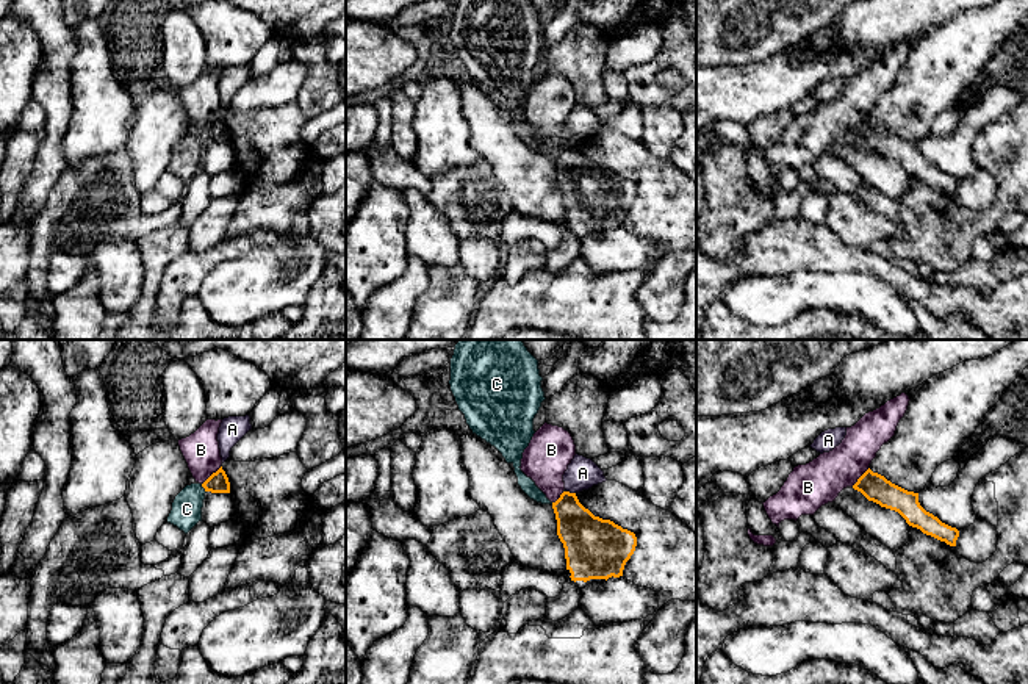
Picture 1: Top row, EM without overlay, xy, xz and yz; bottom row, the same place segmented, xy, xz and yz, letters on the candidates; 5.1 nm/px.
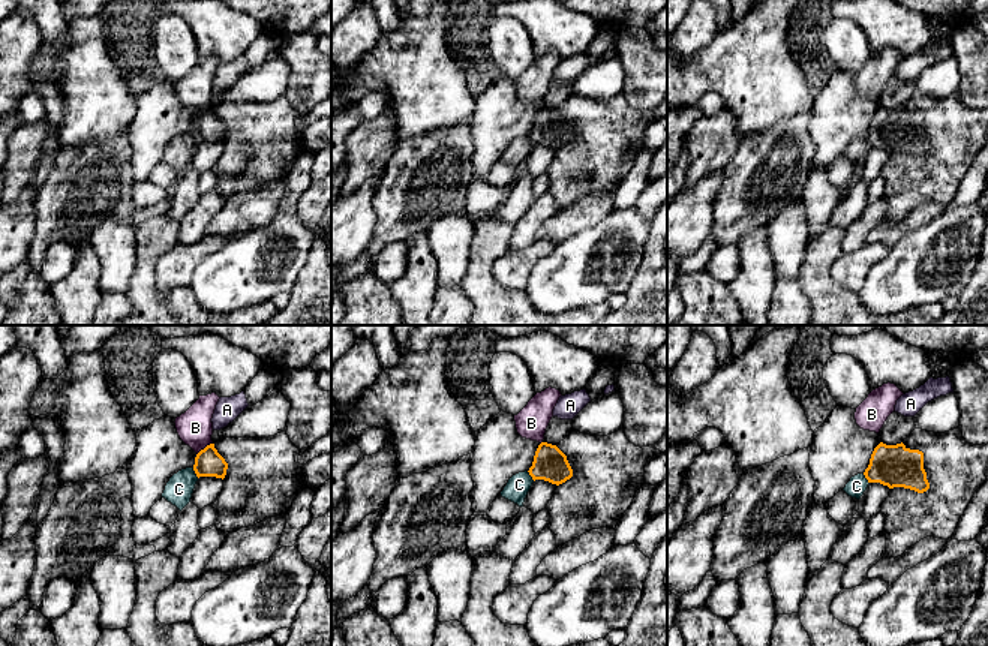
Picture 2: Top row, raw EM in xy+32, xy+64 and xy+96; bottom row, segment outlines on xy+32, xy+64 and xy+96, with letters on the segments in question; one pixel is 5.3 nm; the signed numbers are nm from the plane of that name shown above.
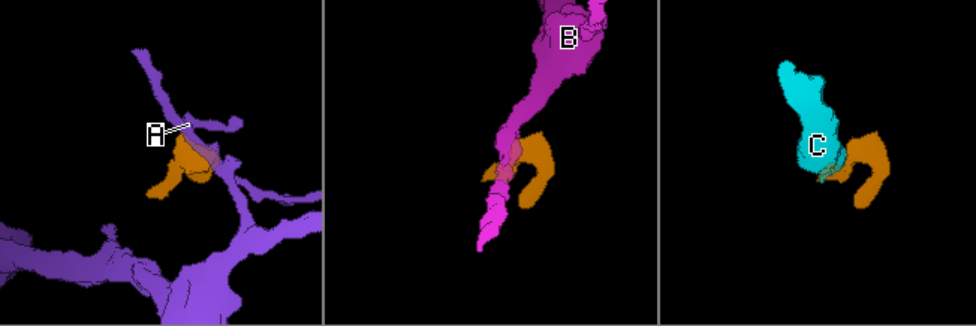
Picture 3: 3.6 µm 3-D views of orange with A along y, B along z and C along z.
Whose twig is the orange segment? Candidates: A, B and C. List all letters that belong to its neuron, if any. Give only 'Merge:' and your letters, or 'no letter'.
Merge: C

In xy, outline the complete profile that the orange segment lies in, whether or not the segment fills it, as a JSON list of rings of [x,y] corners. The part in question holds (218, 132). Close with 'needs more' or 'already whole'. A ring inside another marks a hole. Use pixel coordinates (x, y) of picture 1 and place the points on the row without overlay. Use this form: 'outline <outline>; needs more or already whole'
outline [[[222,116],[203,133],[186,135],[174,149],[167,172],[188,183],[202,171],[205,142],[230,142],[230,131]]]; needs more

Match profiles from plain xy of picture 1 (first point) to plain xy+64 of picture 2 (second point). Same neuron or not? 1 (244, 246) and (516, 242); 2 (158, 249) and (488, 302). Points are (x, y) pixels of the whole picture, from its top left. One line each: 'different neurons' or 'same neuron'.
1: different neurons
2: same neuron

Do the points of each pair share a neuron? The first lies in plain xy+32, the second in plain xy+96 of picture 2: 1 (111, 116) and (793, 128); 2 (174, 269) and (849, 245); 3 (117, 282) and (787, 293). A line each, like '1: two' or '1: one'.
1: two
2: two
3: two

